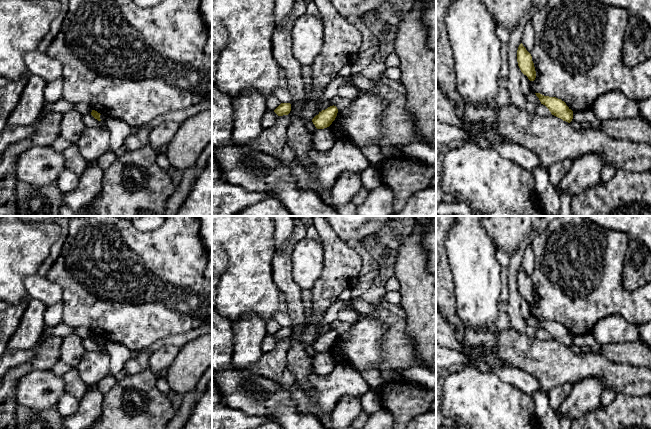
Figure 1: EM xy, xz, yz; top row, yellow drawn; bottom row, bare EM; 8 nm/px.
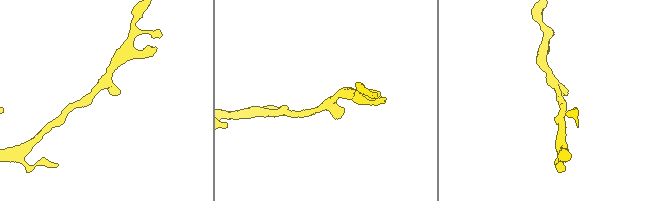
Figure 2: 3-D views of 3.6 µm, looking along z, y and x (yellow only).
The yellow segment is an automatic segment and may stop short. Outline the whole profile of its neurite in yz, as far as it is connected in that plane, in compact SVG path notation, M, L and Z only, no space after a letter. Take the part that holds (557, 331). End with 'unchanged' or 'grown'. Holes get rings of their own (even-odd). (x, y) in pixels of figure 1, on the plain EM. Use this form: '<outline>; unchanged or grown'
M535 317L541 328L545 329L552 339L570 347L573 343L573 335L566 329L564 325L556 321L544 320L540 317Z; unchanged

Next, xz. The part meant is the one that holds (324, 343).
M330 330L325 334L322 334L319 336L318 339L316 339L312 346L315 349L317 353L324 353L329 351L332 346L335 344L338 337L338 333L336 330Z; unchanged

